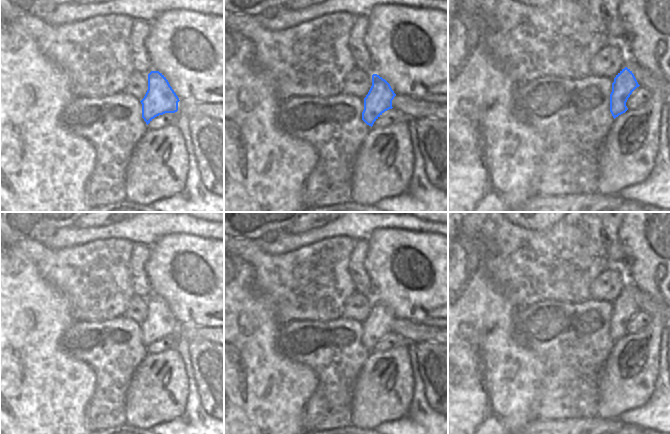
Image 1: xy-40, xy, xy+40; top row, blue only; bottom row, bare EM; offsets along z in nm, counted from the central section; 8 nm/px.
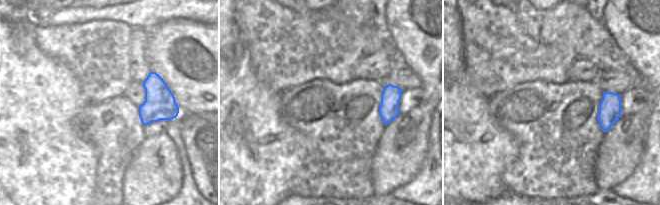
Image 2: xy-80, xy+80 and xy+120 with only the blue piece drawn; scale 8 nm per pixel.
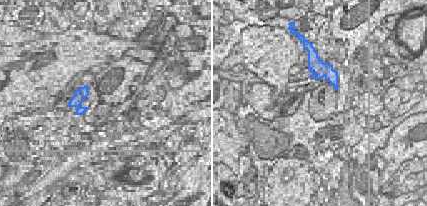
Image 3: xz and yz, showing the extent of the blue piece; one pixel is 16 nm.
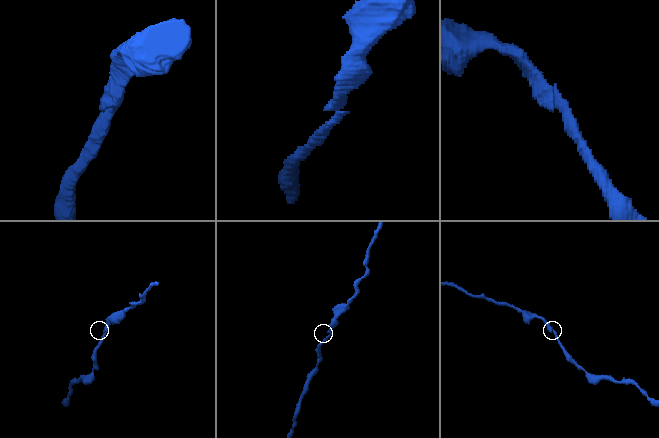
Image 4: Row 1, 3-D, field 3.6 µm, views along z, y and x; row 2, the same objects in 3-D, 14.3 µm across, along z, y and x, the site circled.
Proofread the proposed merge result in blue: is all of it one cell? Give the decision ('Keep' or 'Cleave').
Keep.

